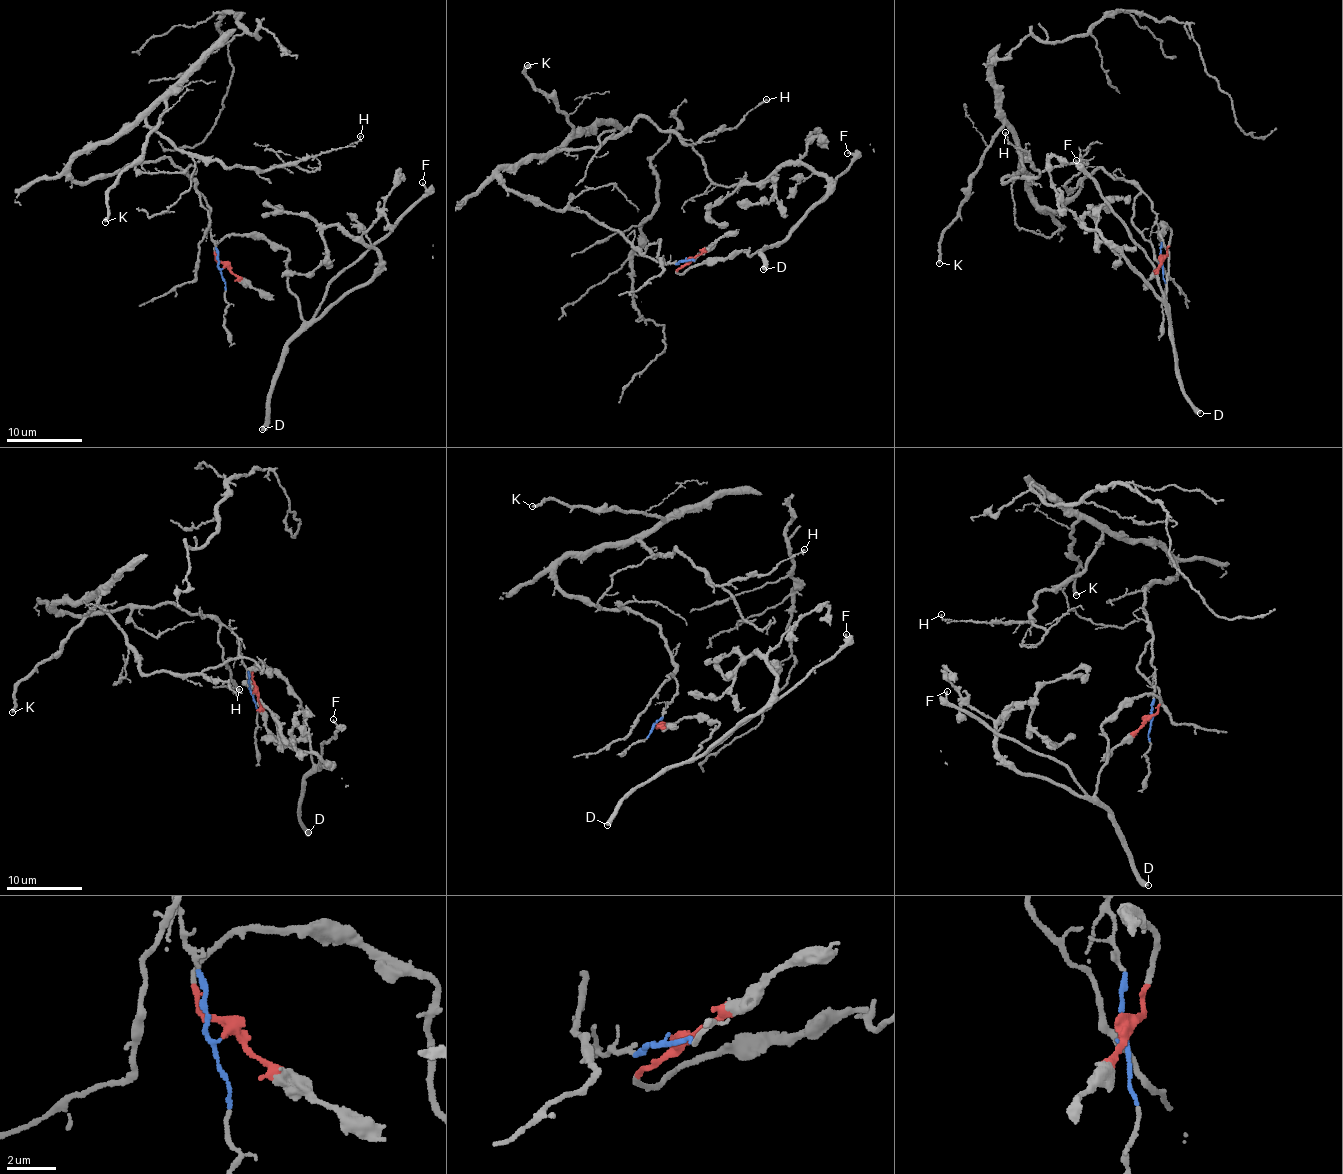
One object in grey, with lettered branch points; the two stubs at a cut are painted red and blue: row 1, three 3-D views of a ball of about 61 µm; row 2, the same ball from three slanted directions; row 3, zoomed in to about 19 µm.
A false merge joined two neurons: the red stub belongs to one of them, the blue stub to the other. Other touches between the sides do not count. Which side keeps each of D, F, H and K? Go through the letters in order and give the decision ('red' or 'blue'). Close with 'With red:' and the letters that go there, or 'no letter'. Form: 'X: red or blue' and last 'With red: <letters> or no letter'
D: red
F: red
H: blue
K: blue
With red: D, F

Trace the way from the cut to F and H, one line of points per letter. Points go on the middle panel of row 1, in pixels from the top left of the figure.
F: (687, 258), (676, 270), (683, 274), (747, 251), (750, 256), (781, 242), (849, 165), (853, 157), (847, 153)
H: (685, 258), (658, 263), (583, 211), (526, 200), (498, 173), (595, 148), (642, 116), (691, 143), (767, 100)

